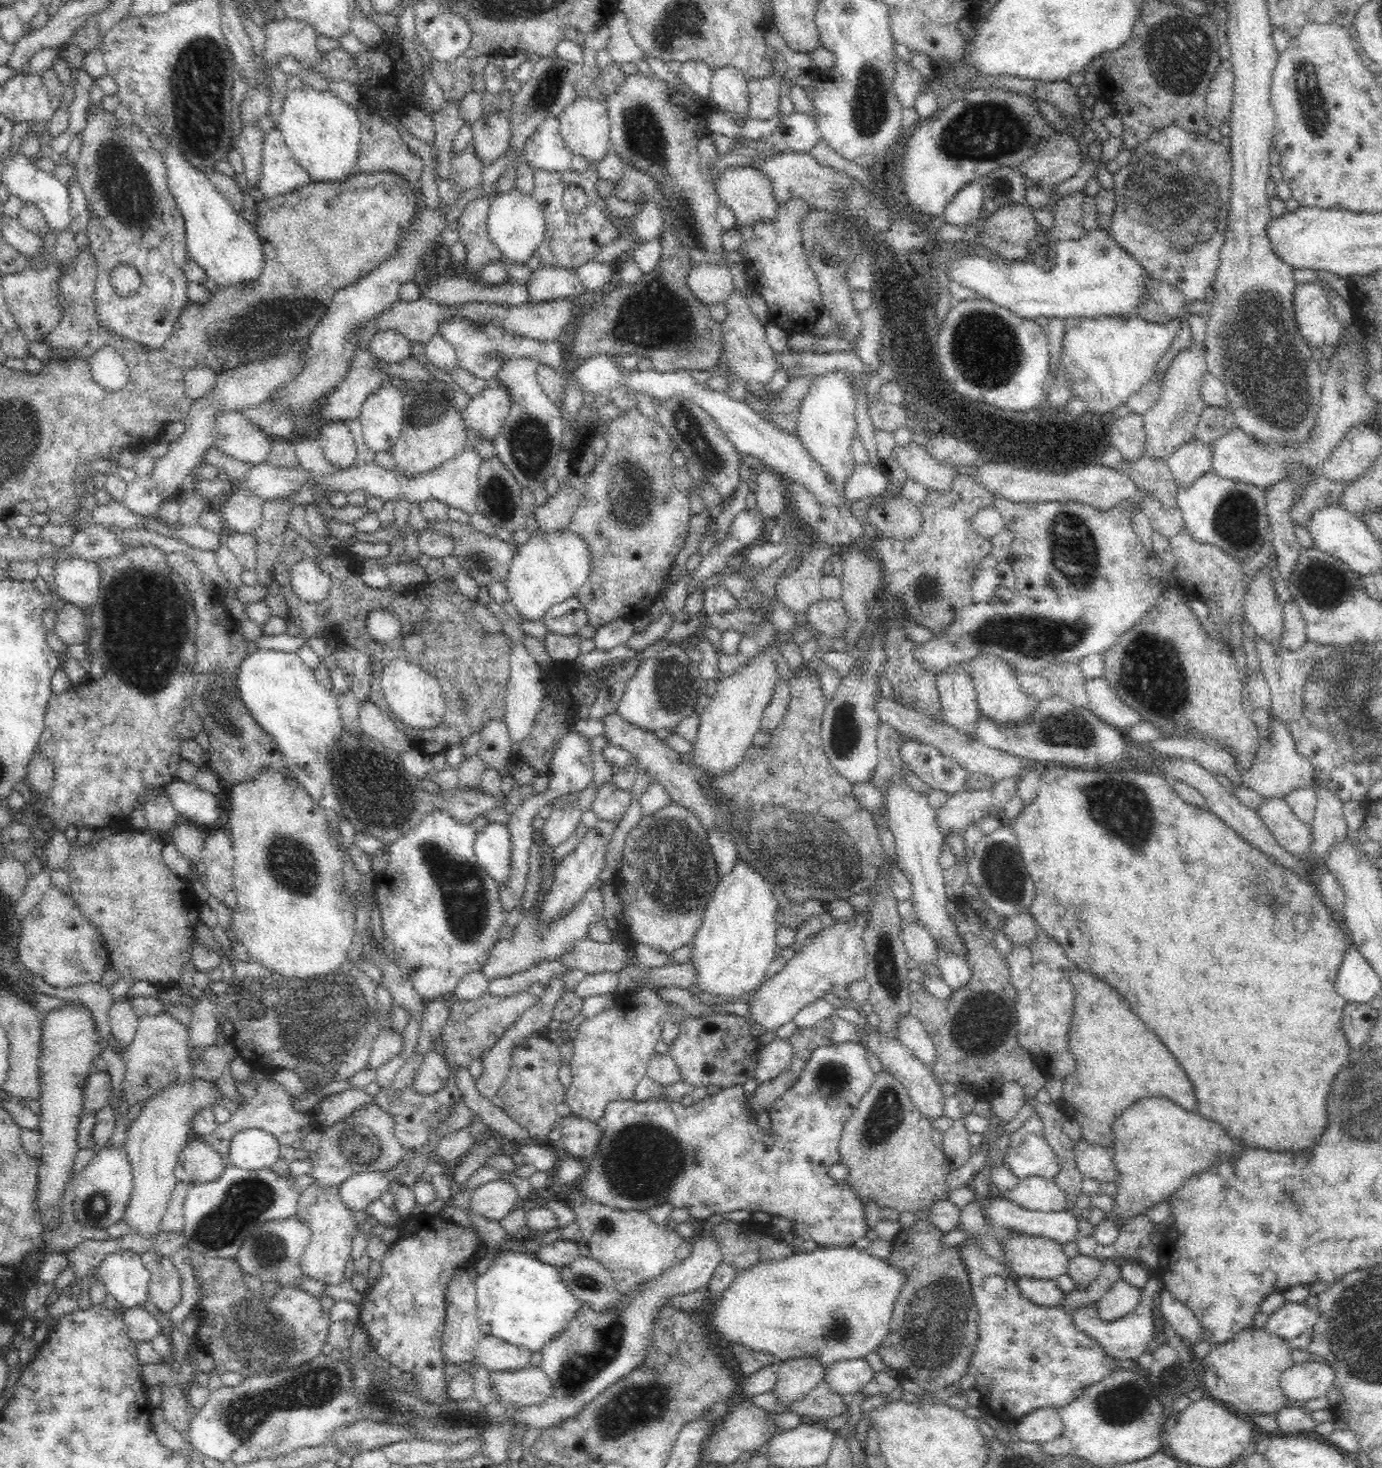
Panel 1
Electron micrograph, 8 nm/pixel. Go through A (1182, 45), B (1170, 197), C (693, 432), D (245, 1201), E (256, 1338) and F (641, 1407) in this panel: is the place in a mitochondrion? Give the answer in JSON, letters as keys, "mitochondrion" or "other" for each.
{"A":"mitochondrion","B":"mitochondrion","C":"mitochondrion","D":"mitochondrion","E":"mitochondrion","F":"mitochondrion"}

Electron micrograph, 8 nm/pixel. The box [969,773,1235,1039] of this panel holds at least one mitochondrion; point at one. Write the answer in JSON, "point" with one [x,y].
{"point":[1121,807]}

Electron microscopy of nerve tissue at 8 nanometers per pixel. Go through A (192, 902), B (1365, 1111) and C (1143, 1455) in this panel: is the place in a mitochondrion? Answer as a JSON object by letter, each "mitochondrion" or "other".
{"A":"other","B":"mitochondrion","C":"other"}

